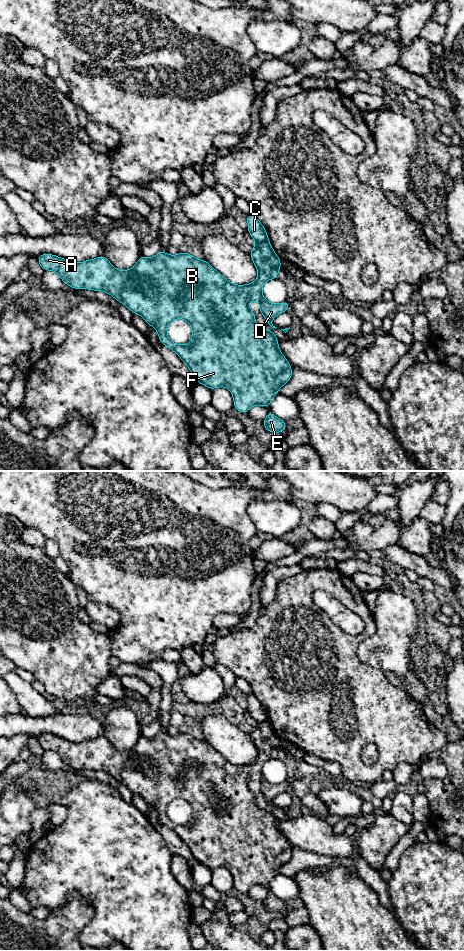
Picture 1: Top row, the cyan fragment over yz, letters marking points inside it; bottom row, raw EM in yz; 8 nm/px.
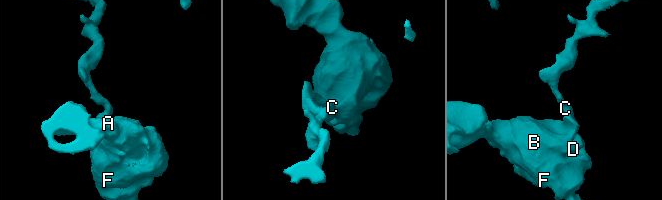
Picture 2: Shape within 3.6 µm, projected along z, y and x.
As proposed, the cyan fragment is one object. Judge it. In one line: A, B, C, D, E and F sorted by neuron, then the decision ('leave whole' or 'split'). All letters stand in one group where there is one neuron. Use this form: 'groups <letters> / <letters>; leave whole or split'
groups A B D E F / C; split

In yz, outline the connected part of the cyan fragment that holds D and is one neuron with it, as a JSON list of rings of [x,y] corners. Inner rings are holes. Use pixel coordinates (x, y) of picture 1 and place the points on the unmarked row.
[[[257,722],[250,732],[250,737],[258,750],[257,759],[247,765],[235,765],[224,758],[207,741],[199,740],[189,733],[180,732],[171,736],[159,731],[153,738],[141,735],[132,749],[124,751],[115,749],[105,736],[81,743],[70,742],[53,734],[37,736],[44,751],[57,752],[69,767],[107,772],[127,786],[133,794],[141,795],[149,806],[156,809],[162,825],[173,830],[189,847],[198,863],[211,870],[221,866],[229,868],[233,875],[234,888],[241,893],[248,893],[249,889],[257,884],[269,889],[271,880],[278,874],[278,869],[288,863],[292,857],[292,847],[279,830],[278,818],[274,813],[256,804],[255,795],[248,786],[249,780],[257,781],[268,804],[272,808],[277,808],[272,804],[272,800],[278,794],[289,790],[289,780],[271,784],[262,775],[262,766],[267,760],[278,758],[281,740],[269,722]],[[179,798],[186,800],[192,807],[192,820],[187,825],[175,824],[167,815],[168,805]]]

